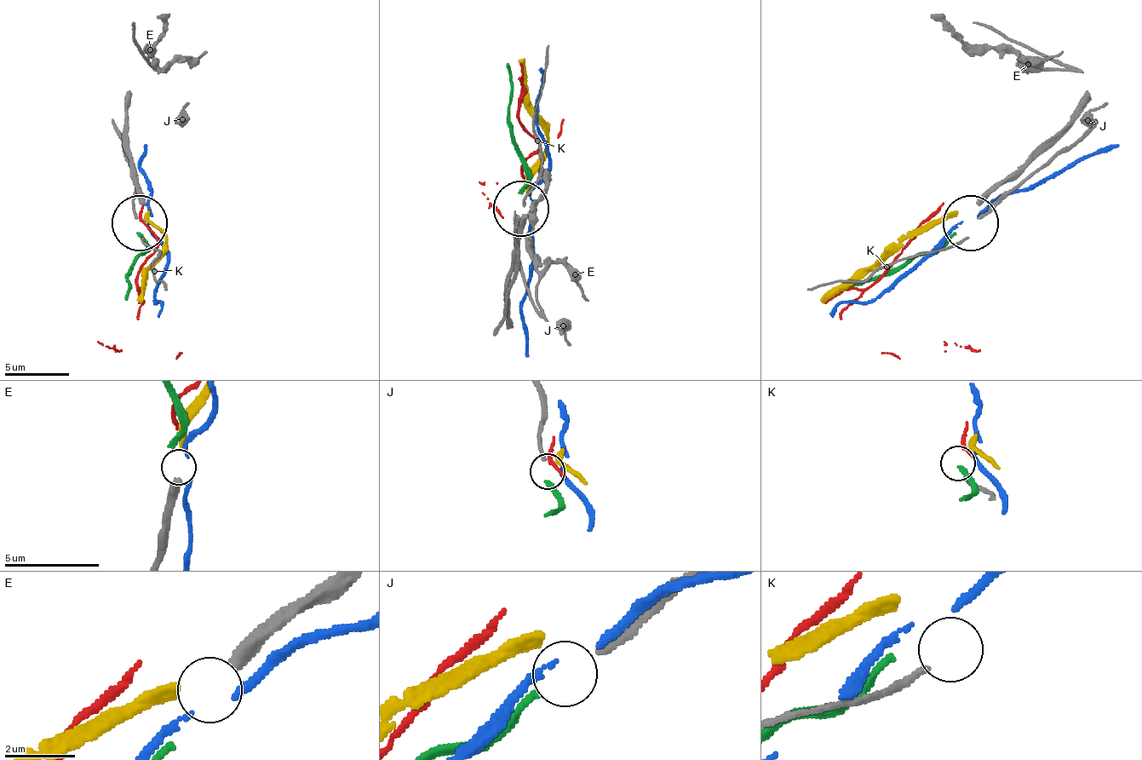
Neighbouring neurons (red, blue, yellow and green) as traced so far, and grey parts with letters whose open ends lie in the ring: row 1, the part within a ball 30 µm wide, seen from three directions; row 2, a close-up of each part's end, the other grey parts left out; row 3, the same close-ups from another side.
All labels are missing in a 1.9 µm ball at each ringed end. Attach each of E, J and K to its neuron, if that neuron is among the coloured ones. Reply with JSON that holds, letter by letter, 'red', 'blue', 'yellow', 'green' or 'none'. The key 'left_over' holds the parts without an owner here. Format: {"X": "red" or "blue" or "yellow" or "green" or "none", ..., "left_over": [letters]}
{"E": "yellow", "J": "green", "K": "none", "left_over": ["K"]}

